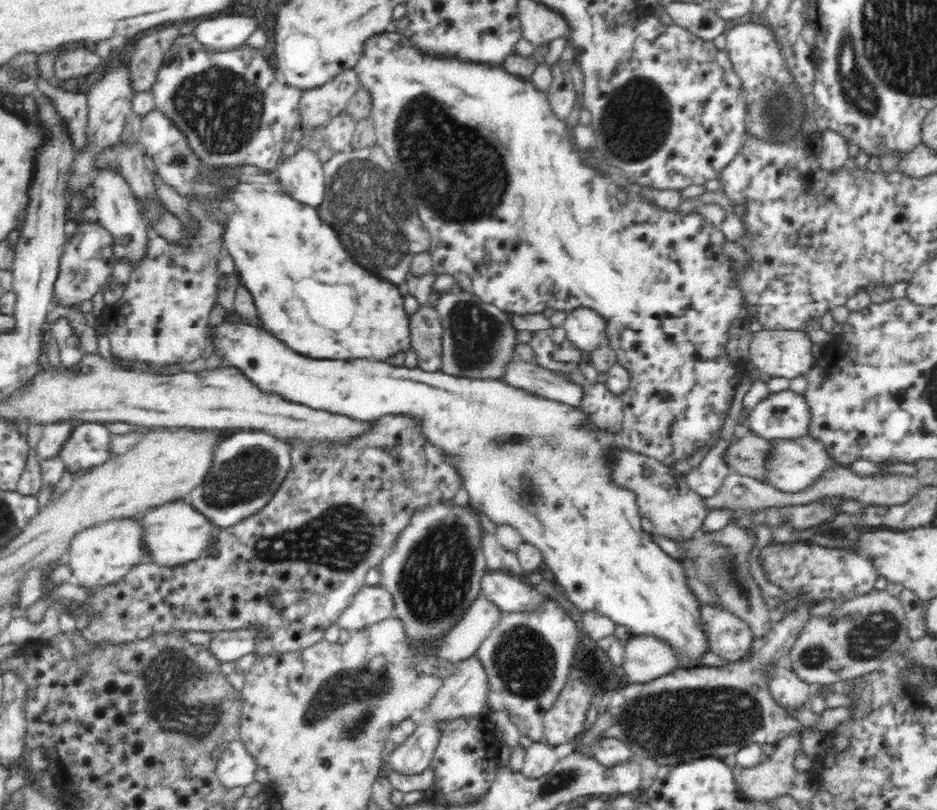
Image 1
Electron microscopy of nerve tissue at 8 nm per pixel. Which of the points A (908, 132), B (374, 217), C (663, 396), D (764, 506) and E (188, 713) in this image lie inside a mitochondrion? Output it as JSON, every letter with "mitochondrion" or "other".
{"A":"other","B":"mitochondrion","C":"other","D":"other","E":"mitochondrion"}

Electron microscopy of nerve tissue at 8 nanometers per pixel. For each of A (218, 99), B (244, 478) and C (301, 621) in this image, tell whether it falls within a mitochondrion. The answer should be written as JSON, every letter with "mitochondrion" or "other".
{"A":"mitochondrion","B":"mitochondrion","C":"other"}

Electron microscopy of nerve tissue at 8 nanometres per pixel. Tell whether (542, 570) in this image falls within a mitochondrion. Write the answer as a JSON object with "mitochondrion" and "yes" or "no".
{"mitochondrion":"no"}

